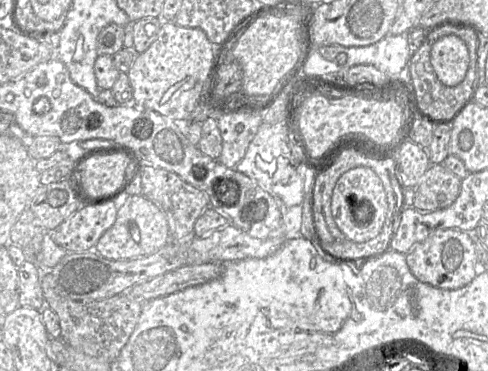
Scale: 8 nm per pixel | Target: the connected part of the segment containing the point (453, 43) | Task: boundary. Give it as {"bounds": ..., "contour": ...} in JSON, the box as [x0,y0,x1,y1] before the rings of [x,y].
{"bounds":[431,34,469,85],"contour":[[[455,34],[441,36],[431,48],[431,63],[442,84],[458,85],[463,81],[469,68],[466,43]]]}

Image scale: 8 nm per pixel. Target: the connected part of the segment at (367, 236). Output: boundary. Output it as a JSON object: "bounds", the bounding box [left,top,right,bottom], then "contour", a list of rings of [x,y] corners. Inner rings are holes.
{"bounds":[331,168,388,242],"contour":[[[352,168],[338,179],[331,200],[331,212],[339,230],[353,242],[367,242],[377,237],[386,220],[388,203],[382,181],[370,168]]]}

